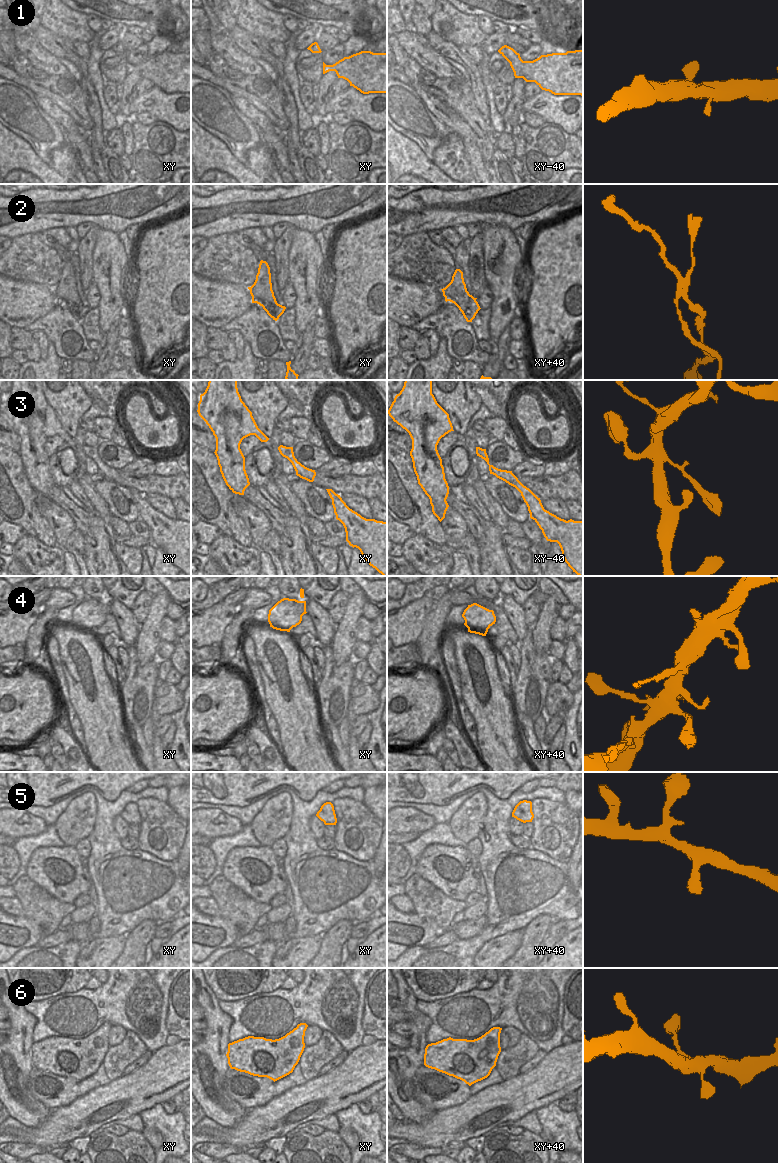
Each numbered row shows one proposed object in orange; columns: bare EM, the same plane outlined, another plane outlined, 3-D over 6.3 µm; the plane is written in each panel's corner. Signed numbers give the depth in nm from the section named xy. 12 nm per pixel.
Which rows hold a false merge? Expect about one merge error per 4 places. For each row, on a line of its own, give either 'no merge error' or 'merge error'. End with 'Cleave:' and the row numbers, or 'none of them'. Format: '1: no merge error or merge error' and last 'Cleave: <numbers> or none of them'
1: no merge error
2: merge error
3: no merge error
4: no merge error
5: no merge error
6: no merge error
Cleave: 2

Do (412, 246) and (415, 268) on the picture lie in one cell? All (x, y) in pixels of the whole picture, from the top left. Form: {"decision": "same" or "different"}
{"decision": "same"}

